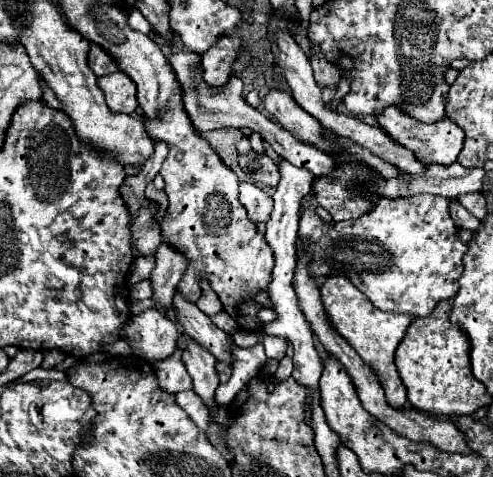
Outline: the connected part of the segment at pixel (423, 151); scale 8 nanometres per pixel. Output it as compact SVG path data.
M385 107L375 119L377 119L377 125L383 131L387 131L387 135L391 139L395 139L395 143L413 151L415 159L419 159L423 165L439 163L439 165L447 167L457 161L457 155L463 149L463 139L465 139L463 129L457 127L455 123L451 123L451 119L447 119L447 117L443 117L441 121L435 121L435 123L421 123L397 107Z

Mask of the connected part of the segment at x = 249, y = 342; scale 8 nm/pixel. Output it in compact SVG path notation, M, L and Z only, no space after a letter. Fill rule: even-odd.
M235 331L233 333L233 341L237 347L253 347L259 343L257 333L249 333L249 331Z

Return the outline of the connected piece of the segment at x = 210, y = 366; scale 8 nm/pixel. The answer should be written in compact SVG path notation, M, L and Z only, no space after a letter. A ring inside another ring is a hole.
M189 339L187 347L183 349L181 361L193 379L193 391L203 399L203 403L207 403L207 407L211 407L213 393L219 385L219 379L215 377L215 361L217 359L205 347L201 347L199 343Z

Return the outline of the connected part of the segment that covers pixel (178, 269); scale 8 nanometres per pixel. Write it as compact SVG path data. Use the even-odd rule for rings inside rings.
M161 243L155 255L155 269L149 275L155 309L165 311L171 307L171 299L177 291L177 283L183 277L185 267L187 259L183 259L183 255L179 255L179 251L173 247L167 247L167 243Z

